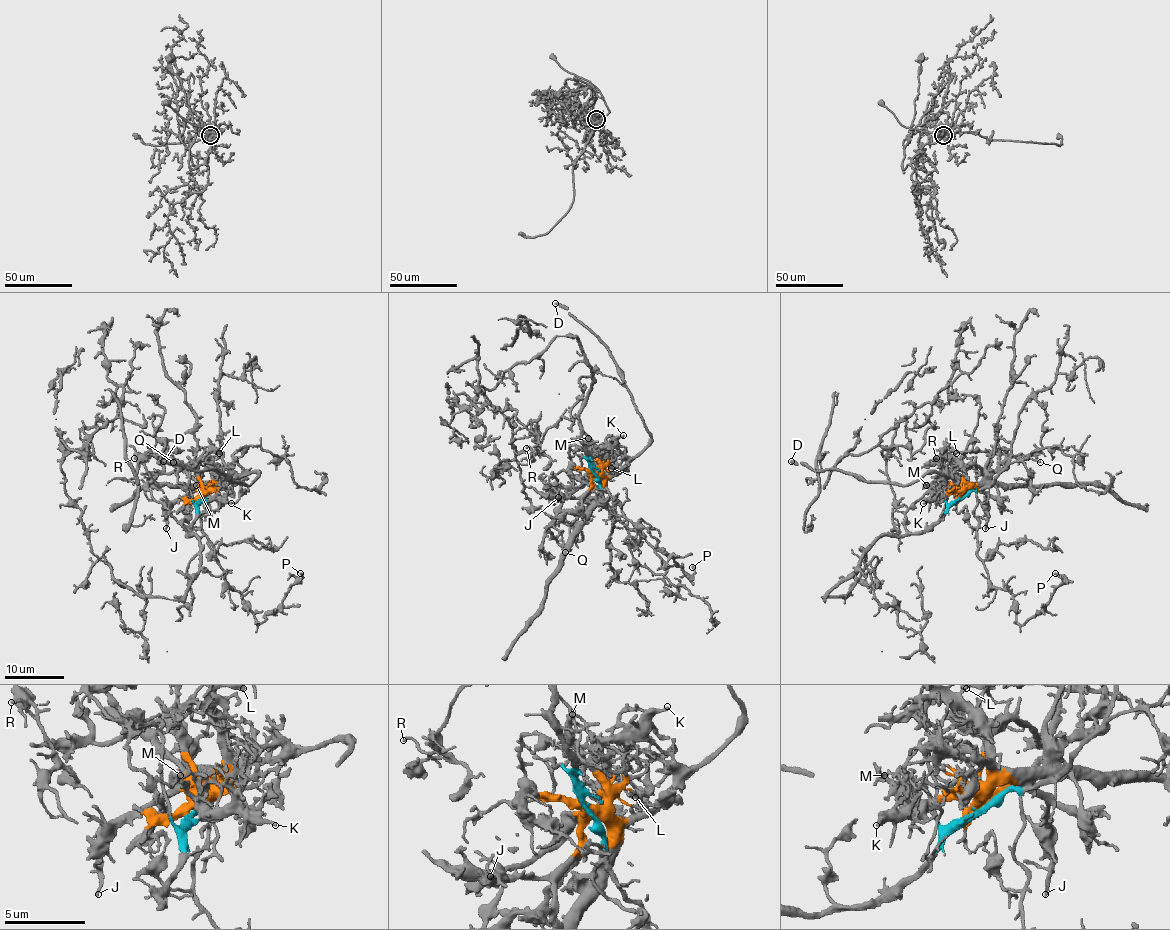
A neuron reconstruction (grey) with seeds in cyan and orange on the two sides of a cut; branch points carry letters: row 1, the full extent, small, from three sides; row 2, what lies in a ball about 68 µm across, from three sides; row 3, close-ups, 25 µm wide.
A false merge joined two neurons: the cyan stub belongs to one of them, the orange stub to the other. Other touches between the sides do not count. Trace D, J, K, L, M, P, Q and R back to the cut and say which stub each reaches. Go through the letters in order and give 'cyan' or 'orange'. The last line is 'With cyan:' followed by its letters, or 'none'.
D: orange
J: orange
K: orange
L: orange
M: orange
P: cyan
Q: orange
R: cyan
With cyan: P, R

